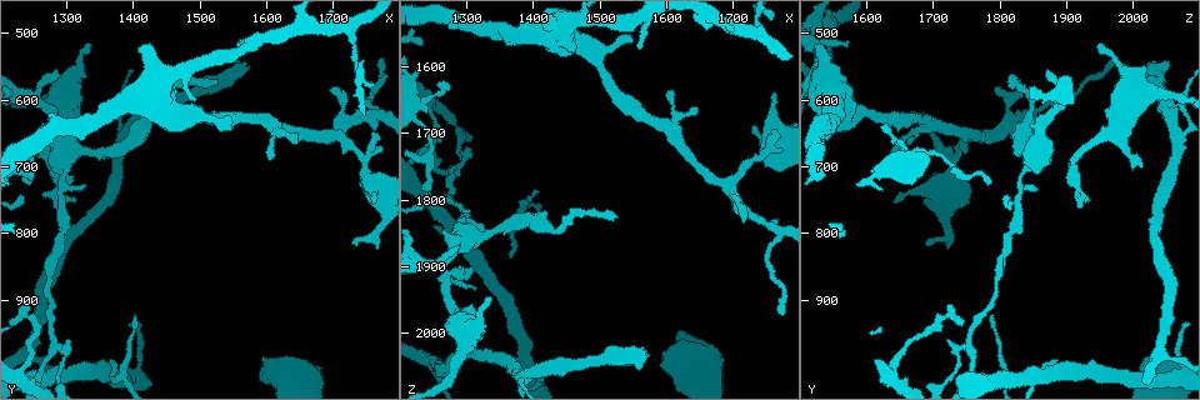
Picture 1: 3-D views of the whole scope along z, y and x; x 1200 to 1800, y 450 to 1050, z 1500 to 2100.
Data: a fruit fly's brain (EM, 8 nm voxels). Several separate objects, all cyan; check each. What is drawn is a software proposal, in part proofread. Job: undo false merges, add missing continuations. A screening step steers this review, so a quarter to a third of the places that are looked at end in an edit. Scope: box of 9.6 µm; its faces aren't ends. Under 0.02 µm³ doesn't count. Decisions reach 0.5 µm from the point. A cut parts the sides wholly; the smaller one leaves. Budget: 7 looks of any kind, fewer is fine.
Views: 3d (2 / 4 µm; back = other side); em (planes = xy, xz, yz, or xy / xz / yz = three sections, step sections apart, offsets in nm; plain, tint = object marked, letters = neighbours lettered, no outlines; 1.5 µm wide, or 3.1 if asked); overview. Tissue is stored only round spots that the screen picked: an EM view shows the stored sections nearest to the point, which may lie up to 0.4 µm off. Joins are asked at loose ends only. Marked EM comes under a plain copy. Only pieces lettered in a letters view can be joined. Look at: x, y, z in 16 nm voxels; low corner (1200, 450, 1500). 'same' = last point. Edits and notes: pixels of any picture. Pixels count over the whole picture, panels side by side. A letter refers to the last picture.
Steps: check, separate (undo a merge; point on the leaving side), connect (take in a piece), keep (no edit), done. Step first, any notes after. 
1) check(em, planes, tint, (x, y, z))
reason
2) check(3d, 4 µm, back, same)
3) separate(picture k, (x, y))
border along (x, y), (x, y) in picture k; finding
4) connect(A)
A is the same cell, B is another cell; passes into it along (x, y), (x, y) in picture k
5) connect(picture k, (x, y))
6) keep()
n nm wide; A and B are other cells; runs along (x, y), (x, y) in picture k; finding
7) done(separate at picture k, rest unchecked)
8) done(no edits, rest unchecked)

check(3d, 4 µm, (1280, 965, 1750))

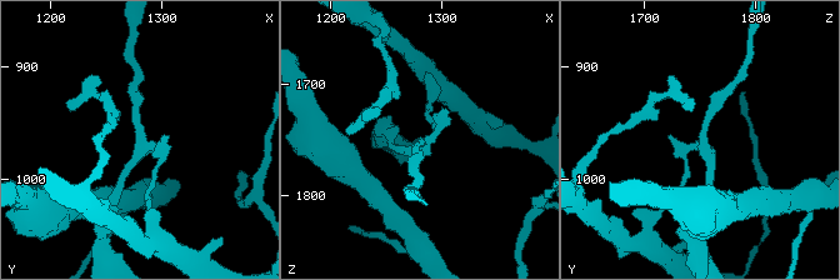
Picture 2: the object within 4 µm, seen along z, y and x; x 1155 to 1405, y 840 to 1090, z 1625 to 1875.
check(em, planes, letters, (1280, 968, 1752))
3 arms; need the tissue

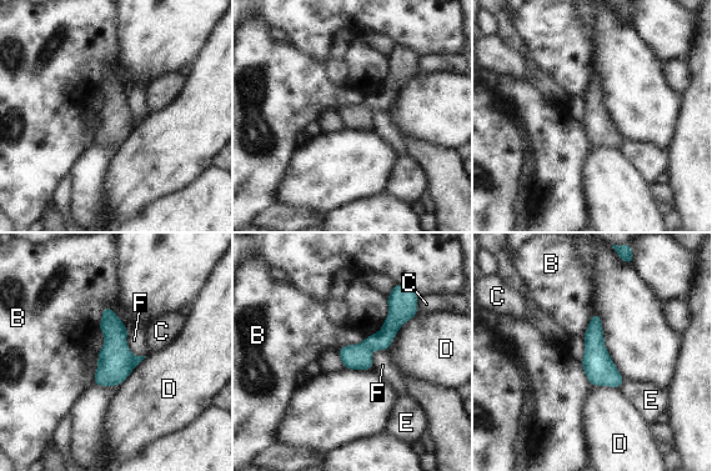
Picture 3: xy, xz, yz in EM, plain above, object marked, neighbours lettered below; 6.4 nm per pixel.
separate(picture 3, (115, 365))
160 nm wide; B, C, D, E and F are other cells; border along (131, 356), (134, 366) in picture 3; a second neuron is stuck on

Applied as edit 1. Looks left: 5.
check(3d, 2 µm, (1605, 685, 1640))
an open end

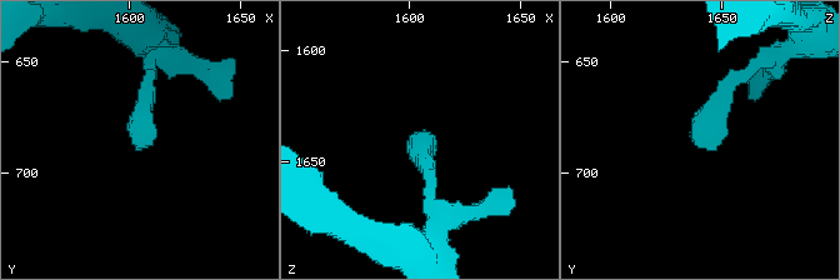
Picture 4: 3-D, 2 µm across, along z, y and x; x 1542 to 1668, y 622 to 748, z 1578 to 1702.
check(em, planes, letters, (1603, 689, 1641))
need the tissue

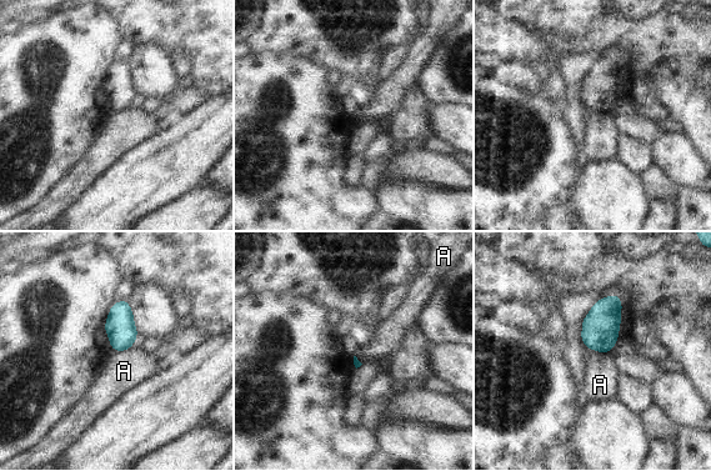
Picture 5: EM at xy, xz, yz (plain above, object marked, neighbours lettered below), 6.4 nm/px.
keep()
A is another cell; border along (131, 346), (115, 351) in picture 5; none of them fits

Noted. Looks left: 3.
check(em, yz, step 4, tint, (1340, 520, 1950))
an open end

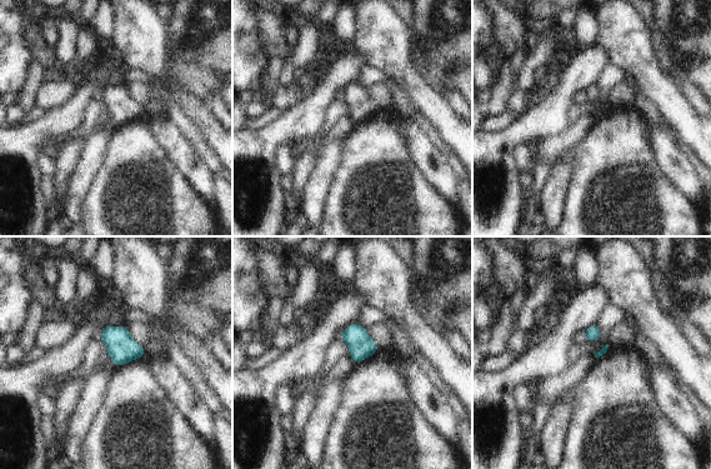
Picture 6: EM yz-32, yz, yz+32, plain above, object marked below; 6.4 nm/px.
check(em, planes, letters, same)
cut it another way

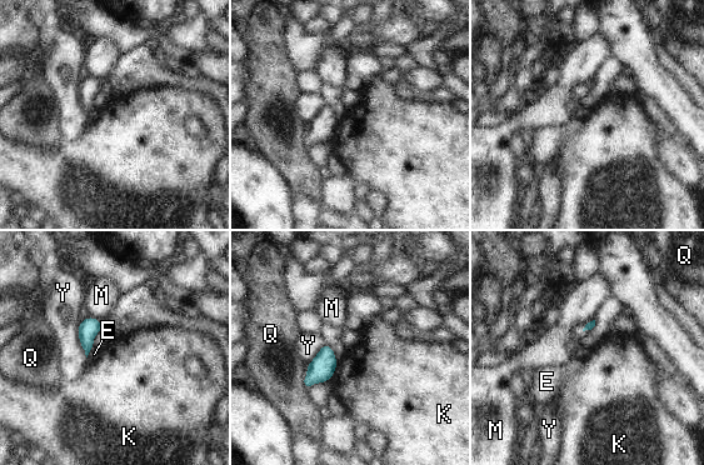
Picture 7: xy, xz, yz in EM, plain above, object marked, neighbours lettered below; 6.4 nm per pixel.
keep()
Y touches over 240 nm; E, K, M, Q and Y are other cells; no lettered piece goes on from it

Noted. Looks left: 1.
done(separate at picture 3, rest unchecked)

